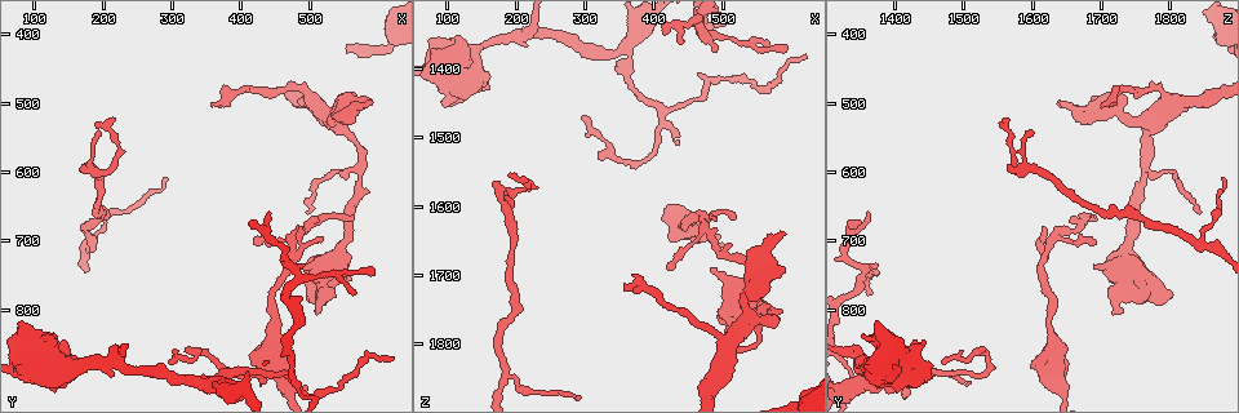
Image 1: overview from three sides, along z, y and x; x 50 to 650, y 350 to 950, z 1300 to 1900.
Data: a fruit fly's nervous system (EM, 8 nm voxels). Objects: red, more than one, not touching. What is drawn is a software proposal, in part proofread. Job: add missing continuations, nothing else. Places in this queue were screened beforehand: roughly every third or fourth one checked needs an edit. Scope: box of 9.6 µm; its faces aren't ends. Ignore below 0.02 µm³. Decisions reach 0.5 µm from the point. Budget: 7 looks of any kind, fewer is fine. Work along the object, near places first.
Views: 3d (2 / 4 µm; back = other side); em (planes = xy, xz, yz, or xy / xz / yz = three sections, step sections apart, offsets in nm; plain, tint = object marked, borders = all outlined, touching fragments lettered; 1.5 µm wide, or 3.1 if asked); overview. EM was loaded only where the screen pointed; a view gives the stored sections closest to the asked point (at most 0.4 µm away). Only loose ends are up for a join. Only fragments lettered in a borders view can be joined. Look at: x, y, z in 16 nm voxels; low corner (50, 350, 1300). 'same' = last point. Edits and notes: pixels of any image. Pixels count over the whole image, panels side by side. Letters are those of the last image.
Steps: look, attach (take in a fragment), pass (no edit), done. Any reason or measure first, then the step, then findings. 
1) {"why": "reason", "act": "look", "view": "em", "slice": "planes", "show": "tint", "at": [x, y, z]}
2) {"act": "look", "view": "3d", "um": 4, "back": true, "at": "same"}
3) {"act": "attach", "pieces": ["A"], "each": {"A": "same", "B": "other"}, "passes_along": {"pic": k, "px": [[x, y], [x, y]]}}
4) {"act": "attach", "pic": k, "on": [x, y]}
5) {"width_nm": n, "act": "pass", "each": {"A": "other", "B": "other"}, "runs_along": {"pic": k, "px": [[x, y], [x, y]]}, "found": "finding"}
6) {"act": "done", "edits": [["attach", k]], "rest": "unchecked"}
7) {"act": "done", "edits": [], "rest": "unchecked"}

{"why": "stops while still wide", "act": "look", "view": "3d", "um": 4, "at": [420, 855, 1645]}

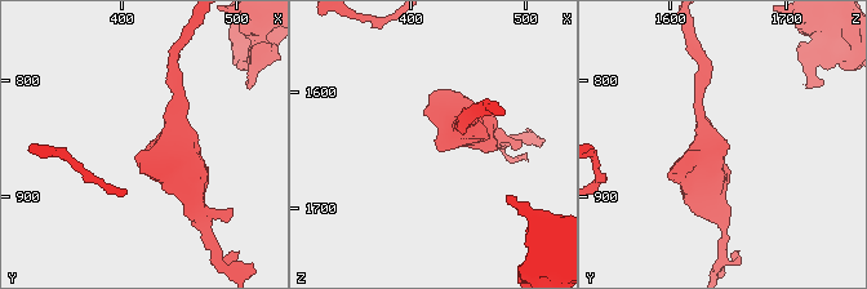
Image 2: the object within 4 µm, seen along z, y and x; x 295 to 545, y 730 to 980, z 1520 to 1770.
{"arm_widths_nm": [220, 600], "act": "look", "view": "em", "slice": "planes", "show": "plain", "at": [420, 860, 1644]}

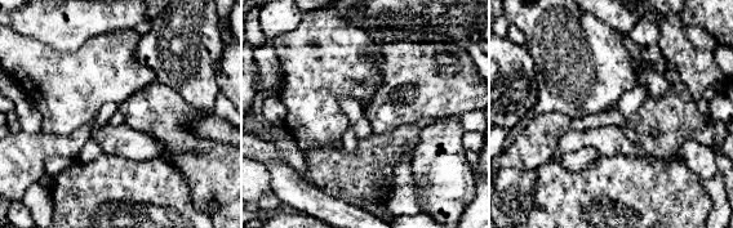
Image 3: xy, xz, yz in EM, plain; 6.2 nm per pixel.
{"why": "see the neighbours", "act": "look", "view": "em", "slice": "planes", "show": "borders", "at": "same"}

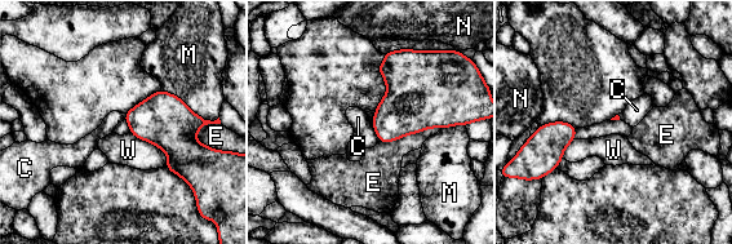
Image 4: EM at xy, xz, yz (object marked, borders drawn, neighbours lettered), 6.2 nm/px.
{"act": "pass", "each": {"C": "other", "E": "other", "M": "other", "N": "other", "W": "other"}, "border": {"pic": 4, "px": [[373, 129], [380, 141]]}, "found": "no lettered fragment goes on from it"}

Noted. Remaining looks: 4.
{"why": "an open end", "act": "look", "view": "em", "slice": "yz", "step": 4, "show": "tint", "at": [515, 695, 1620]}

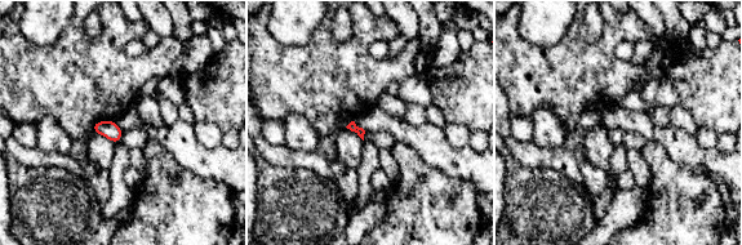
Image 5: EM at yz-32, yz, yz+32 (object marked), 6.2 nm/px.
{"act": "look", "view": "em", "slice": "planes", "show": "tint", "at": "same"}

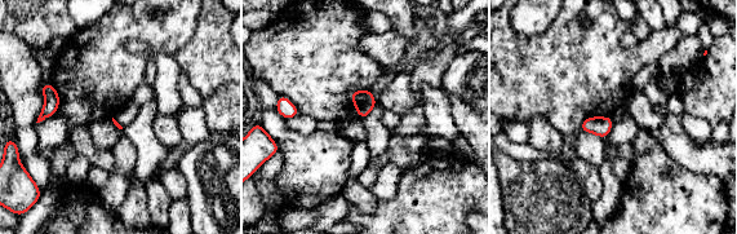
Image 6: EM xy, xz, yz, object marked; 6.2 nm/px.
{"why": "what lies round it", "act": "look", "view": "em", "slice": "planes", "show": "borders", "at": "same"}

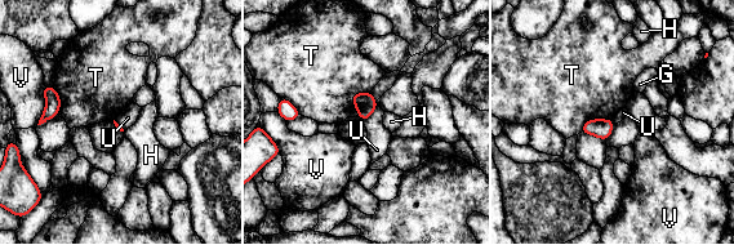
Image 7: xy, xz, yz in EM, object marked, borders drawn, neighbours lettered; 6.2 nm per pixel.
{"longest_contact_nm": ["V", 260], "act": "pass", "each": {"G": "other", "H": "other", "T": "other", "U": "other", "V": "other"}, "found": "none of them fits"}

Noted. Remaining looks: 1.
{"why": "an open end", "act": "look", "view": "em", "slice": "planes", "show": "borders", "at": [495, 745, 1755]}

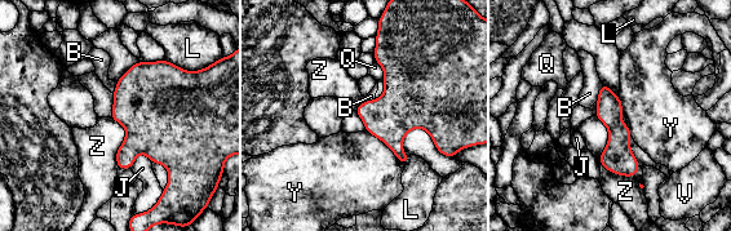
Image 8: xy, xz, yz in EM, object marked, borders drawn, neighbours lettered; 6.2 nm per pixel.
{"act": "pass", "each": {"B": "other", "J": "other", "L": "other", "Q": "other", "V": "other", "Y": "other", "Z": "other"}, "border": {"pic": 8, "px": [[596, 115], [599, 163], [634, 177]]}, "found": "no lettered fragment goes on from it"}

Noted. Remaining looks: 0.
{"act": "done", "edits": [], "rest": "unchecked"}

